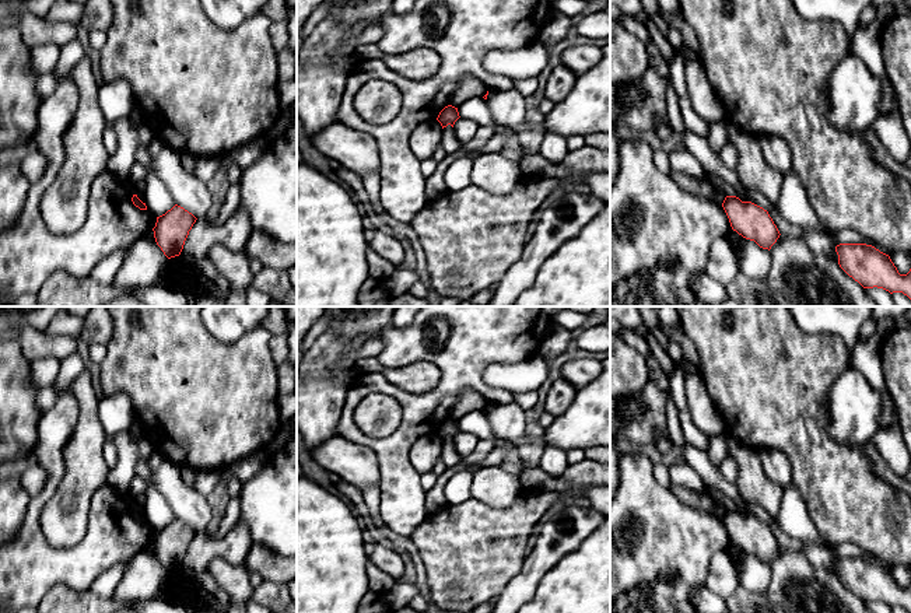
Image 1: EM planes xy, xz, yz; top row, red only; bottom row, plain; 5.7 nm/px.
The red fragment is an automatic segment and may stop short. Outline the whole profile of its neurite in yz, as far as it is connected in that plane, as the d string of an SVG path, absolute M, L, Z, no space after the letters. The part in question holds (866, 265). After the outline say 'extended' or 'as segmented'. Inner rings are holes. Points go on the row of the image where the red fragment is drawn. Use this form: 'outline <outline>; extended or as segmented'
outline M840 244L835 252L840 267L863 288L903 293L911 300L911 269L900 274L889 255L866 244Z; as segmented

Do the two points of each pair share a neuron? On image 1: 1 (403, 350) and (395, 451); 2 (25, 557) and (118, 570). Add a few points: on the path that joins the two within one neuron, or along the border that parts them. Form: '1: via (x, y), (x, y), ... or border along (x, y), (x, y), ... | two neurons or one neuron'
1: via (434, 356), (447, 368), (447, 391), (417, 420) | one neuron
2: border along (132, 560), (116, 563), (102, 571), (87, 588) | two neurons

